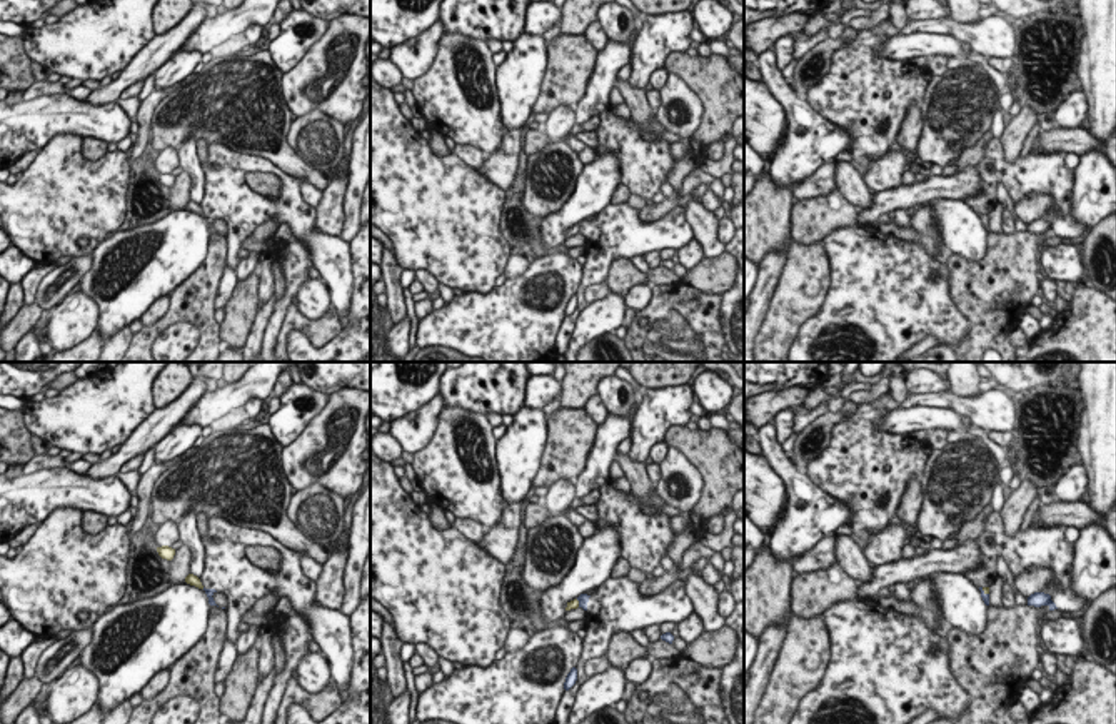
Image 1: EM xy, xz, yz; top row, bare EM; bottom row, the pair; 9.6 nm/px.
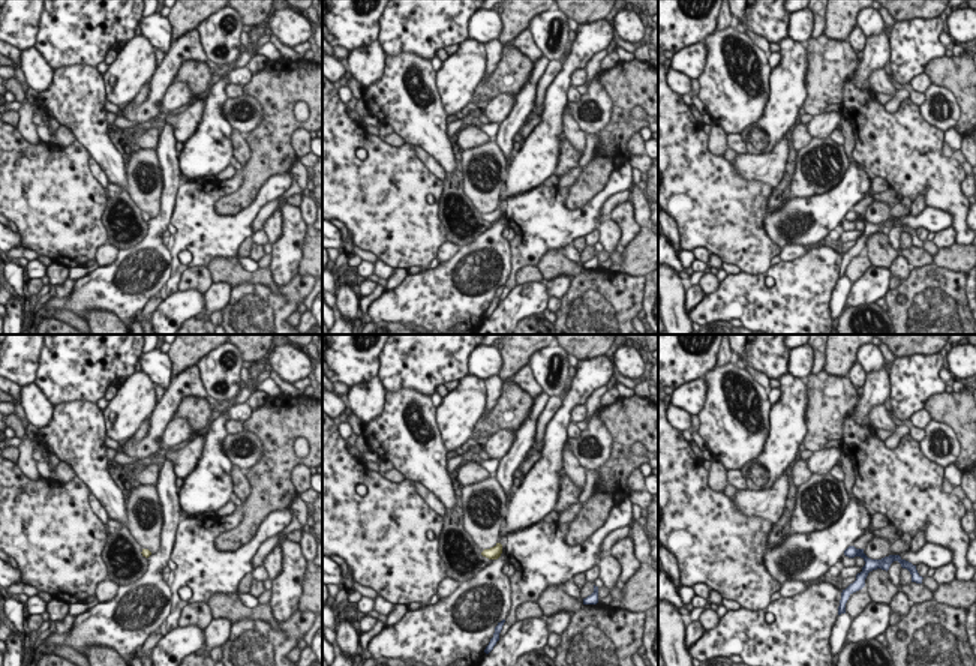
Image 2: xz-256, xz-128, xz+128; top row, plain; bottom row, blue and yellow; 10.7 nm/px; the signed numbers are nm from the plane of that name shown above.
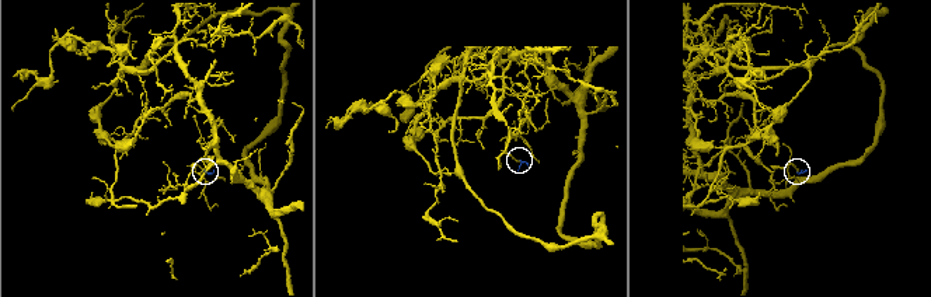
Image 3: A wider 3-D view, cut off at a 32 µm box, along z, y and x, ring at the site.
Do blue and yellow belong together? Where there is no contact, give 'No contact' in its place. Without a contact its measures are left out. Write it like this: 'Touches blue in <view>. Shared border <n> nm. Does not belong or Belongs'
Touches blue in yz. Shared border 110 nm. Belongs

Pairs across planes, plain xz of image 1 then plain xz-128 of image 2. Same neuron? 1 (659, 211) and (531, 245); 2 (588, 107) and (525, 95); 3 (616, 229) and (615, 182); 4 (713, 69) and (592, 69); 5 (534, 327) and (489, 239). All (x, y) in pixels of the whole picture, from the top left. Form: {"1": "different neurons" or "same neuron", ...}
{"1": "different neurons", "2": "same neuron", "3": "same neuron", "4": "different neurons", "5": "same neuron"}

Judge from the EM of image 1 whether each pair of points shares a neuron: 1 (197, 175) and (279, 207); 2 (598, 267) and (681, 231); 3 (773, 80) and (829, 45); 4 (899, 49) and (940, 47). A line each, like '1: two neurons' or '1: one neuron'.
1: two neurons
2: one neuron
3: two neurons
4: one neuron

